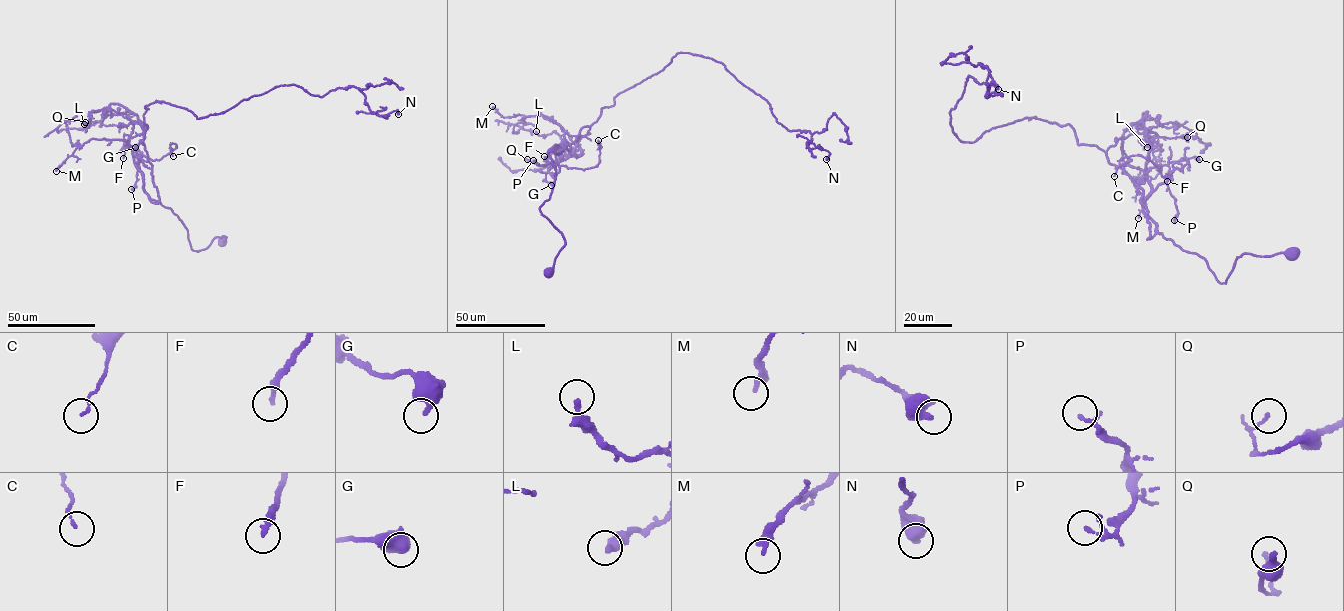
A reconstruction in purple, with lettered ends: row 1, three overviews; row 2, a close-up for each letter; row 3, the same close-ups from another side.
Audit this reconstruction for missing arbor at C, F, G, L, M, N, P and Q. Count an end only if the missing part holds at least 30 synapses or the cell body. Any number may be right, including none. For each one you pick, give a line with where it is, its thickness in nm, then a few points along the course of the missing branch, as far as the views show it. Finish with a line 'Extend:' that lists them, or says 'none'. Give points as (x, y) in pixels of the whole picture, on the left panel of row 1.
Extend: none

